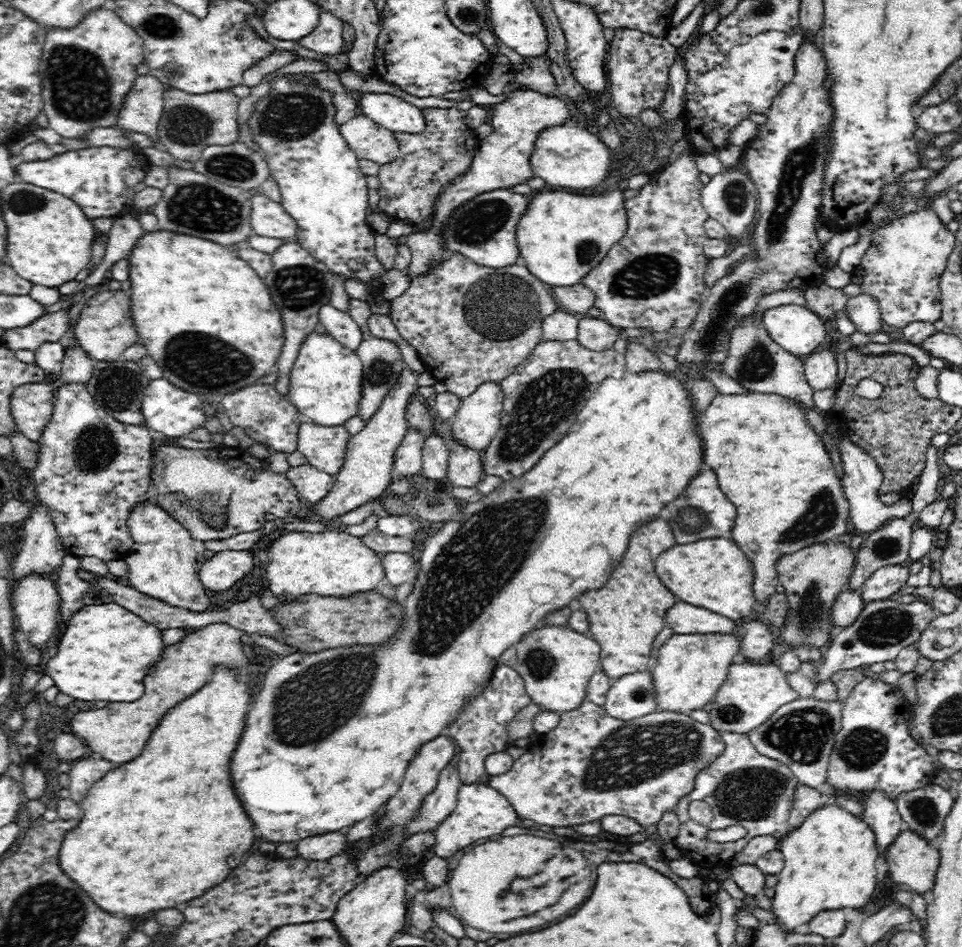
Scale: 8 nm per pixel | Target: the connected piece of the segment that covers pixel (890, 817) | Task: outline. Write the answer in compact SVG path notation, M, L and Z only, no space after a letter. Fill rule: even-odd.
M872 791L863 797L866 807L863 820L874 833L878 856L885 858L885 852L902 832L900 813L895 802L889 800L882 791Z

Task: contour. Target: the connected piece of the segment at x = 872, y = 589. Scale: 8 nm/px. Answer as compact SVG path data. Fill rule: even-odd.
M892 565L880 568L867 578L862 586L864 603L890 599L902 586L905 586L909 576L907 565Z

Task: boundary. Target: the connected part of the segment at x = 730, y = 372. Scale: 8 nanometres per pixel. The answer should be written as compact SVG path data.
M753 314L746 318L744 326L732 331L729 355L722 368L724 373L748 390L785 396L787 399L801 401L807 406L815 406L814 389L808 385L804 376L803 358L784 351L776 341L772 341L768 331L764 329L763 320L755 322Z

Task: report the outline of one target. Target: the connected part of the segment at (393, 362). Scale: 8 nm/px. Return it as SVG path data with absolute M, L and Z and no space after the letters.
M380 338L363 340L355 353L363 362L362 396L356 415L366 424L376 414L390 386L400 378L400 372L407 368L407 364L396 343Z

